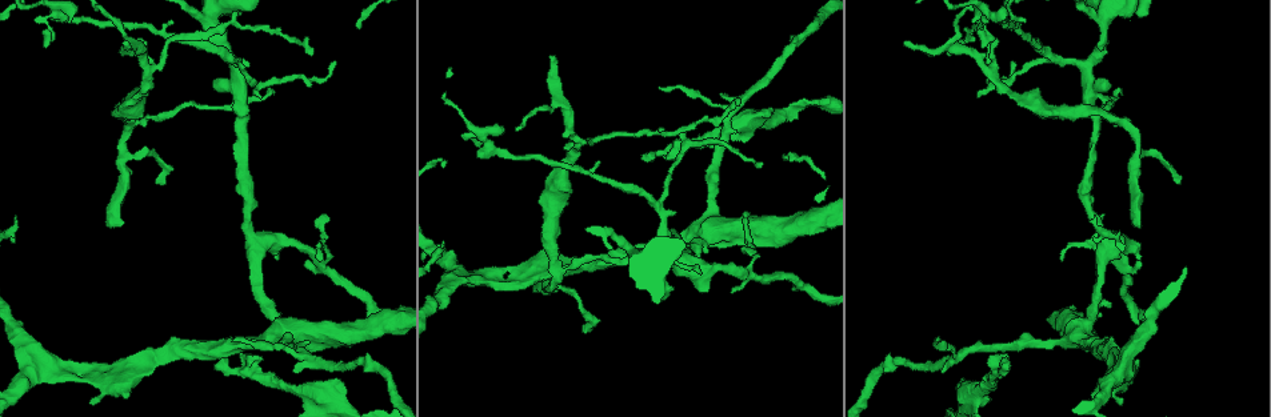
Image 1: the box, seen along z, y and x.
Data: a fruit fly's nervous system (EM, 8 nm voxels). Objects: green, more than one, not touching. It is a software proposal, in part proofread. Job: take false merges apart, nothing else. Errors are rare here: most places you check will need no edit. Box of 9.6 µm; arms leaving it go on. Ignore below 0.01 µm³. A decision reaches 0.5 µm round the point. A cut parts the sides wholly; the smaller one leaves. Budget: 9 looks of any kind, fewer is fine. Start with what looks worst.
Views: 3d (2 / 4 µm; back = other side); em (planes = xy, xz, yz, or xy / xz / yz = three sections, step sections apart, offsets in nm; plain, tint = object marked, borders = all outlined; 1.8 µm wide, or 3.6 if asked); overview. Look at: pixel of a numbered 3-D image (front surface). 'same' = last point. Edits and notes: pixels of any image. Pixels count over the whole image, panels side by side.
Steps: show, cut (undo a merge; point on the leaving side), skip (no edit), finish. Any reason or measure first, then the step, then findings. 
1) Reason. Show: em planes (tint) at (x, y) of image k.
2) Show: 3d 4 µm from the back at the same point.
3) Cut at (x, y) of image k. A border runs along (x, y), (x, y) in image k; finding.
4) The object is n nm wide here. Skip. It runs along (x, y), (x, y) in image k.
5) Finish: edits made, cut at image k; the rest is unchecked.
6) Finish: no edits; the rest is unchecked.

Sharp bend. Show: em xy step 8 (tint) at (559, 272) of image 1.

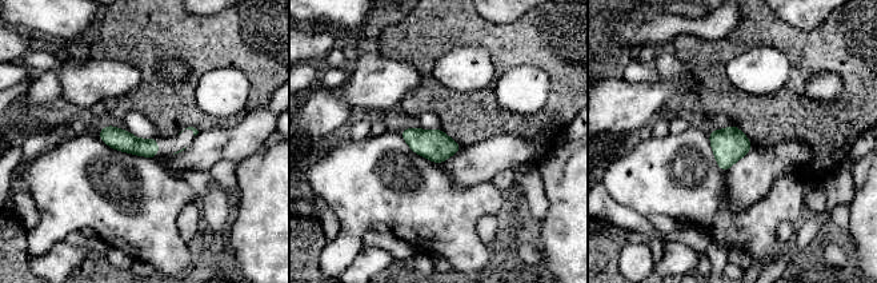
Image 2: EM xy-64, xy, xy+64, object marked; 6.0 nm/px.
Skip. It runs along (101, 134), (155, 151) in image 2; one neuron here.

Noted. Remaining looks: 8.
Show: em xy step 4 (tint) at (45, 20) of image 1.

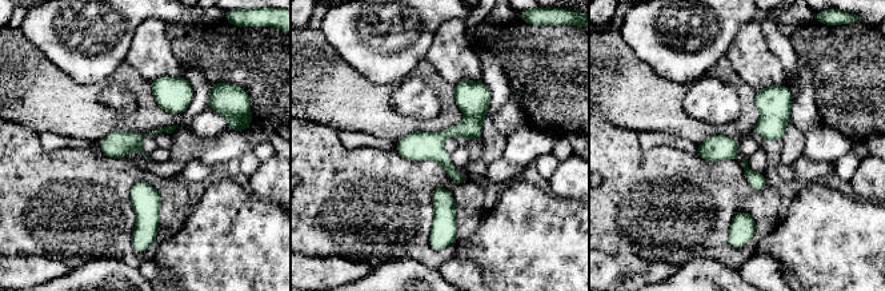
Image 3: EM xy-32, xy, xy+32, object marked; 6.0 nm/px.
Show: em planes (tint) at the same point.

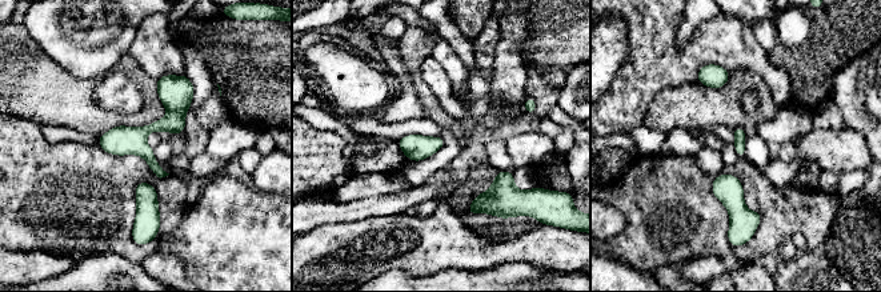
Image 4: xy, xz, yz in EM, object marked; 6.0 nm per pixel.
Skip. Continuous, no second neuron.

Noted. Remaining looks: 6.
Looks like a crossing. Show: em yz step 16 (tint) at (709, 233) of image 1.

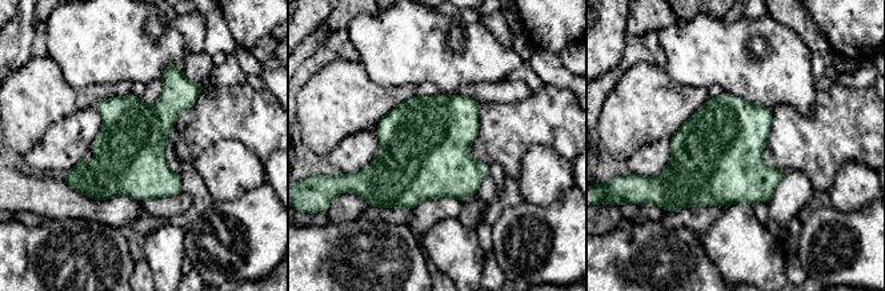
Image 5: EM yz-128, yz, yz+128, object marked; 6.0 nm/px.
Show: em xz step 8 (tint) at the same point.

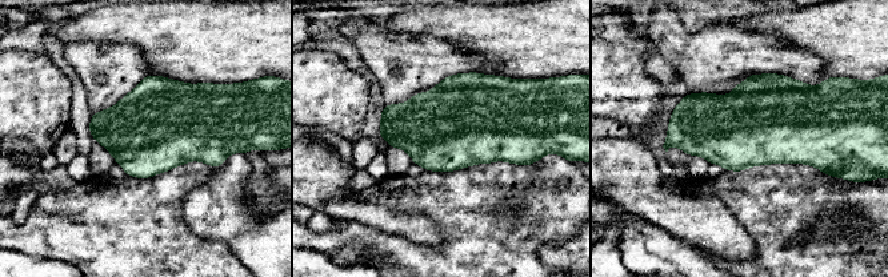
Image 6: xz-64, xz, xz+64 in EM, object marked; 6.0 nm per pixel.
Skip. One neuron here.

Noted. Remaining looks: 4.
Sharp bend. Show: 3d 4 µm at (1107, 96) of image 1.

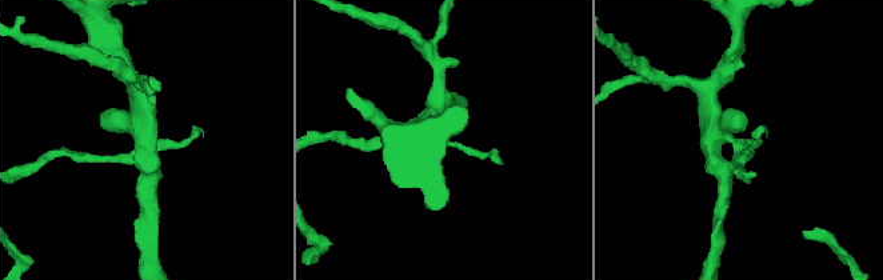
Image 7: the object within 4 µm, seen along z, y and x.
Show: em planes (tint) at (741, 143) of image 7.

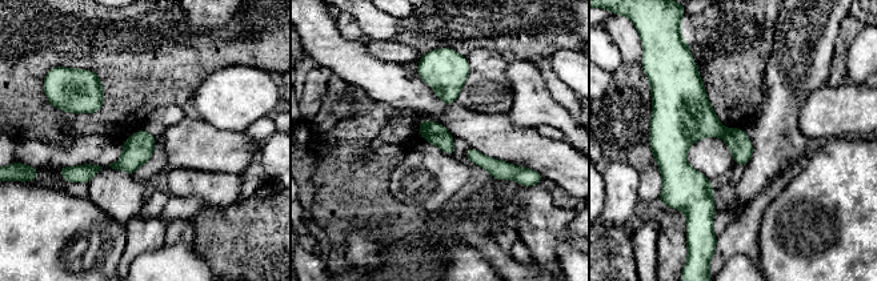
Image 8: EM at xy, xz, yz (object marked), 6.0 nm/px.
The object is 130 nm wide here. Cut at (741, 148) of image 8. A border runs along (725, 129), (721, 135) in image 8; two neurons meet here.

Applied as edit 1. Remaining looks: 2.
Finish: edits made, cut at image 8; the rest is unchecked.

